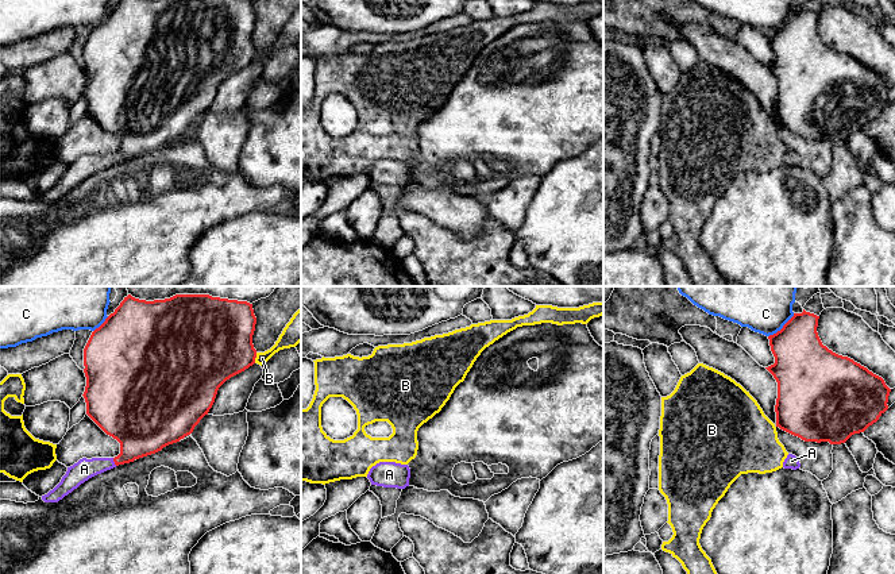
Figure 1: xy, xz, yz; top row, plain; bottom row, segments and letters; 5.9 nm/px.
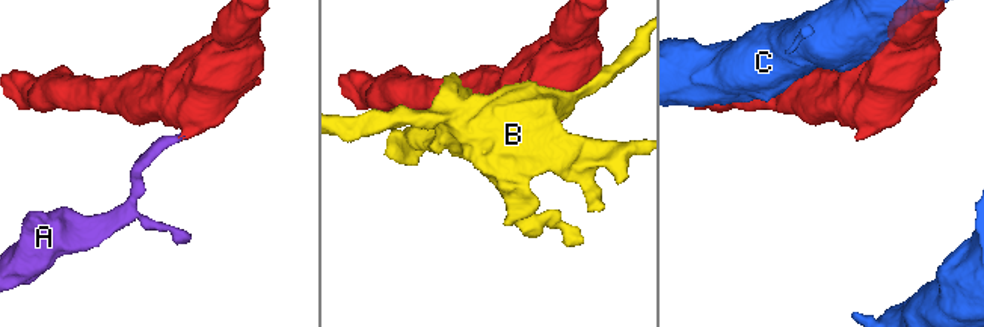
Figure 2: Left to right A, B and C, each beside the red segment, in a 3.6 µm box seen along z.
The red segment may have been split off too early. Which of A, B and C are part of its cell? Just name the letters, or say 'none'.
none

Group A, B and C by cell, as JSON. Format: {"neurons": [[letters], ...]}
{"neurons": [["A", "C"], ["B"]]}

